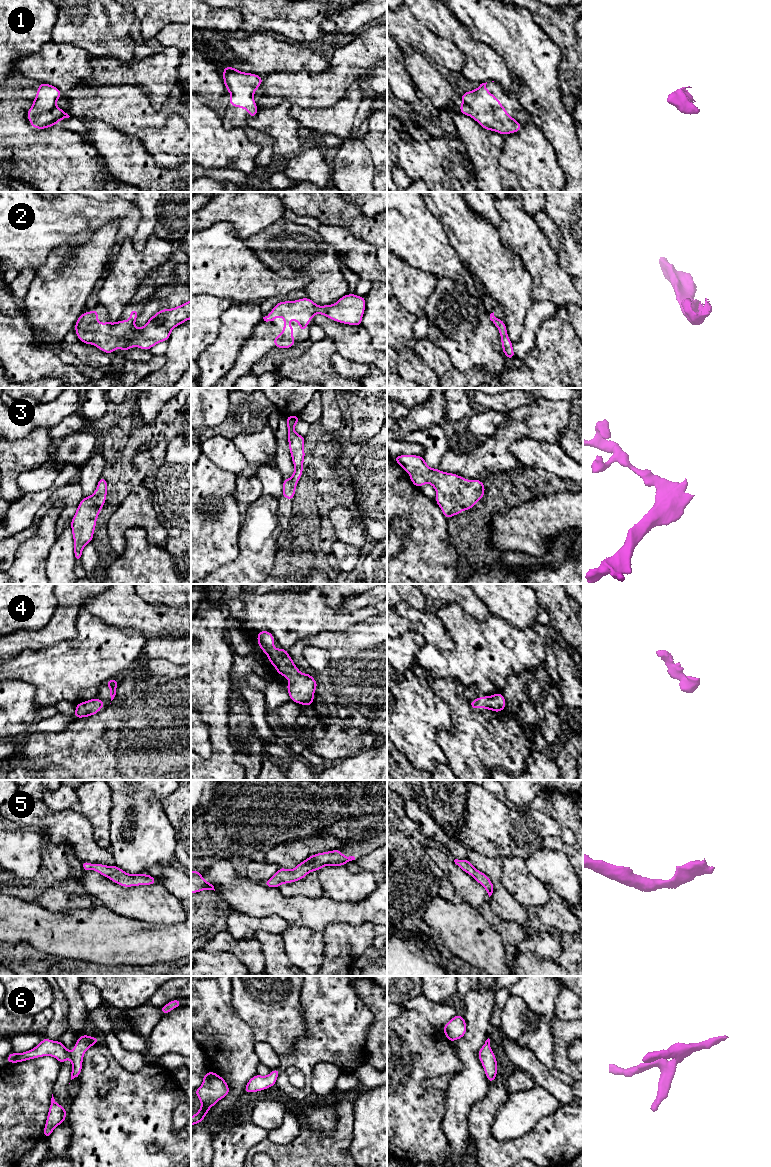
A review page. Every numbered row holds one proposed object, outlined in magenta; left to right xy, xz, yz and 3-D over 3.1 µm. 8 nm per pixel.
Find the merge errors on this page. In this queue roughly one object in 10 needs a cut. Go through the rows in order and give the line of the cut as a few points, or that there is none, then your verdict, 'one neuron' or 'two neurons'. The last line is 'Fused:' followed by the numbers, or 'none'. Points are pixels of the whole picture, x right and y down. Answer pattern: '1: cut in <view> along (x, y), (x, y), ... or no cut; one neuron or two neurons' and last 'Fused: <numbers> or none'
1: no cut; one neuron
2: no cut; one neuron
3: no cut; one neuron
4: no cut; one neuron
5: no cut; one neuron
6: no cut; one neuron
Fused: none

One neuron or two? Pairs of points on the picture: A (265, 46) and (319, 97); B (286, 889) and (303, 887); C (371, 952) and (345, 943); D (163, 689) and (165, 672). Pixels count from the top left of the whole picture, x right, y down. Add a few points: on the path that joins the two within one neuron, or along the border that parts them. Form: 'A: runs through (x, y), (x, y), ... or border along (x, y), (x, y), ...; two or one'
A: border along (316, 72), (272, 72), (269, 75); two
B: runs through (290, 889), (299, 888); one
C: border along (371, 946), (352, 960); two
D: runs through (163, 685), (164, 676); one

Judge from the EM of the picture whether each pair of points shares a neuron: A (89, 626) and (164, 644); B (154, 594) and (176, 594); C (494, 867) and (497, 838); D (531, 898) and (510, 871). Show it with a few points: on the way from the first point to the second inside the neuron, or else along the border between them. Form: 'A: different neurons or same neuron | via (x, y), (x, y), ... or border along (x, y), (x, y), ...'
A: different neurons | border along (149, 639), (141, 658)
B: same neuron | via (159, 594), (171, 594)
C: different neurons | border along (472, 850), (502, 858)
D: same neuron | via (528, 891), (516, 878)

